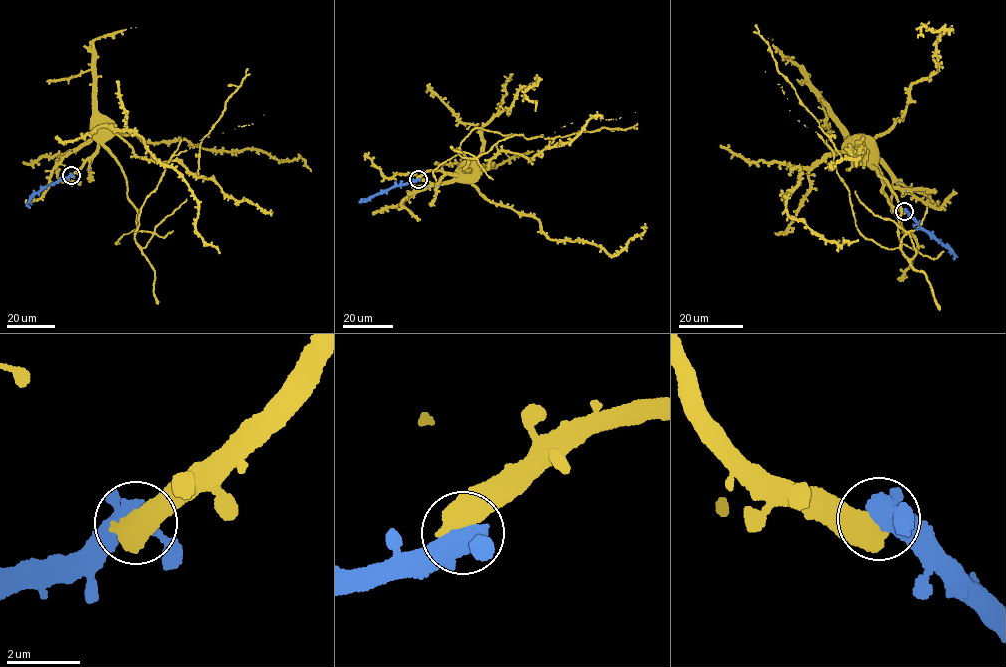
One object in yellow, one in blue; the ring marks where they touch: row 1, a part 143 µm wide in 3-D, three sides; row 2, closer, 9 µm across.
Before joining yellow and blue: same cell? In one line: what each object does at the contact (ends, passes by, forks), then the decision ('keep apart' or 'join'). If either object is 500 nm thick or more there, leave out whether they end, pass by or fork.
join

